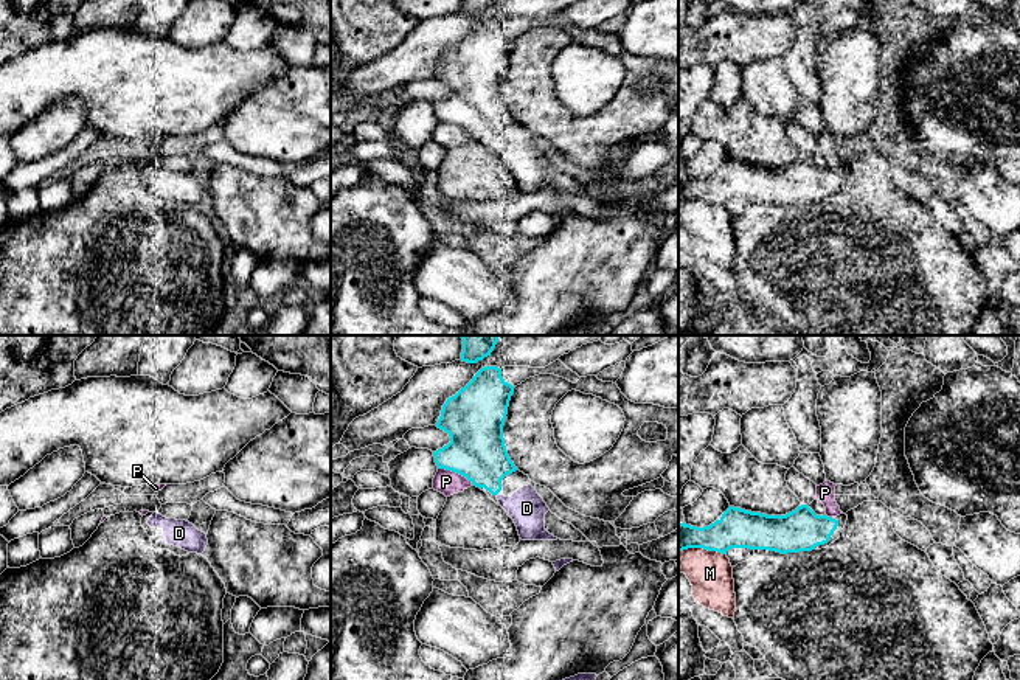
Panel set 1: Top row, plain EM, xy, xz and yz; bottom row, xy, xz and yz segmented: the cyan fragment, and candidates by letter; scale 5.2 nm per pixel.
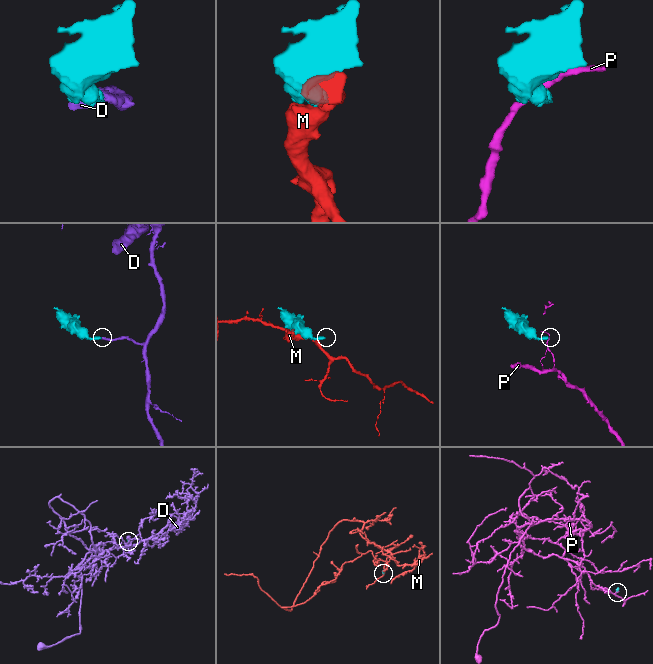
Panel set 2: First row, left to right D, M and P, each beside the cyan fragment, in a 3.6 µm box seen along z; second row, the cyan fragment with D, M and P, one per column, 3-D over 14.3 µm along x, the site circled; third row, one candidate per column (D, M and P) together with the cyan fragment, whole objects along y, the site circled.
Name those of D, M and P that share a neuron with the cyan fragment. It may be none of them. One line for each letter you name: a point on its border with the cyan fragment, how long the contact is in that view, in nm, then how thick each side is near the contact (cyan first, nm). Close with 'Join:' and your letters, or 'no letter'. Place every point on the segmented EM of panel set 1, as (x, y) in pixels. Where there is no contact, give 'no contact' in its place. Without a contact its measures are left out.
D: meets cyan in xz at (497, 492); contact 30 nm long; 300 nm thick on the cyan side, 190 nm on the other
Join: D

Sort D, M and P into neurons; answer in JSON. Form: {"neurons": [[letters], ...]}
{"neurons": [["D"], ["M"], ["P"]]}

